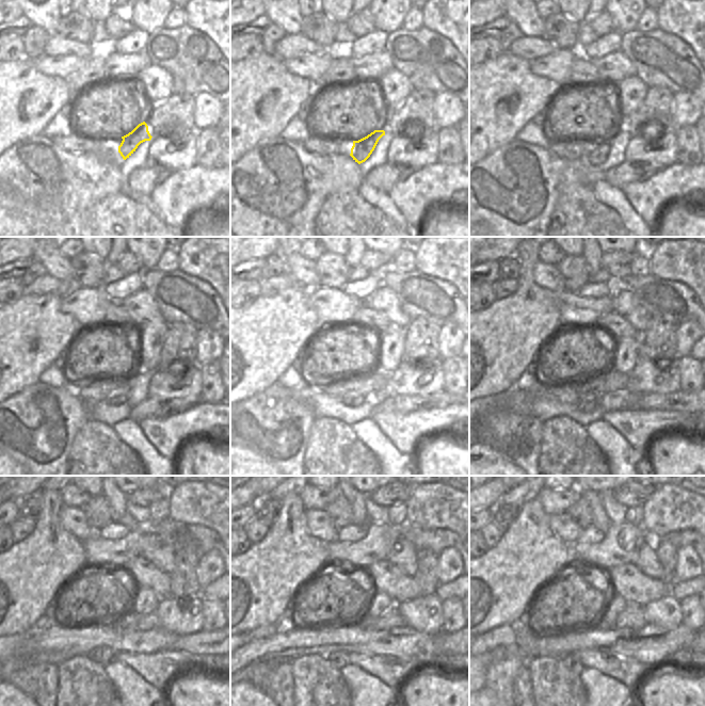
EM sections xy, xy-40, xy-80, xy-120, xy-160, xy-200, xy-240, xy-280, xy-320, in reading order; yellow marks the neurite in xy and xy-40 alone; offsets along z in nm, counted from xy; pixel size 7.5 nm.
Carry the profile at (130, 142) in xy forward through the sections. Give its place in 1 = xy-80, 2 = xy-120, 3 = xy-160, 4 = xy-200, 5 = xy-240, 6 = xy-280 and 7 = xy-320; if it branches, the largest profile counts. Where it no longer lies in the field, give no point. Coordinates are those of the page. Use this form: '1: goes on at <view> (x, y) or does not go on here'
1: goes on at xy-80 (599, 153)
2: goes on at xy-120 (114, 408)
3: goes on at xy-160 (356, 408)
4: goes on at xy-200 (593, 411)
5: goes on at xy-240 (105, 655)
6: goes on at xy-280 (338, 660)
7: goes on at xy-320 (572, 661)

